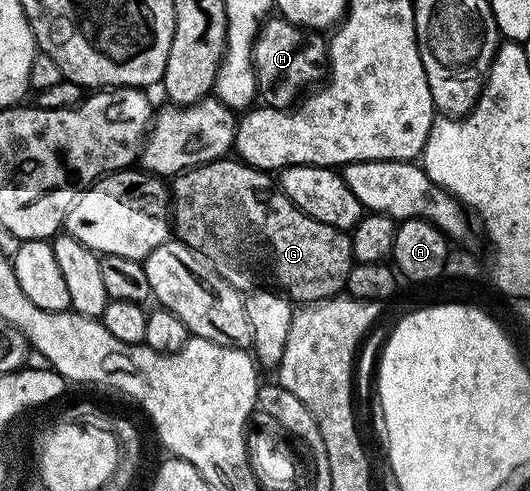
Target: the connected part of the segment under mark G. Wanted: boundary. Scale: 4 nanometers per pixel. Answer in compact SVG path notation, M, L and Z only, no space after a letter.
M236 157L201 163L175 176L170 183L170 223L175 238L204 258L231 287L242 293L251 292L263 275L269 275L288 299L300 305L316 303L337 294L347 284L354 262L352 240L345 232L299 211L269 172L249 167Z

